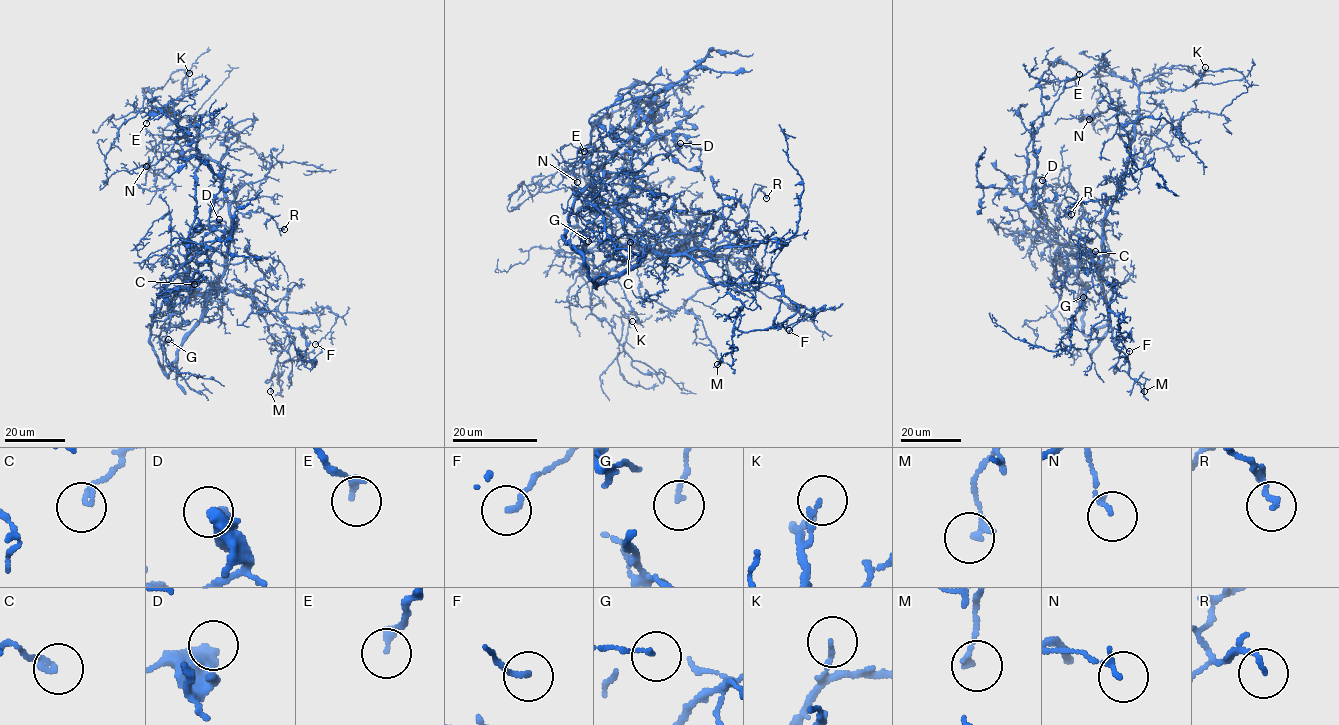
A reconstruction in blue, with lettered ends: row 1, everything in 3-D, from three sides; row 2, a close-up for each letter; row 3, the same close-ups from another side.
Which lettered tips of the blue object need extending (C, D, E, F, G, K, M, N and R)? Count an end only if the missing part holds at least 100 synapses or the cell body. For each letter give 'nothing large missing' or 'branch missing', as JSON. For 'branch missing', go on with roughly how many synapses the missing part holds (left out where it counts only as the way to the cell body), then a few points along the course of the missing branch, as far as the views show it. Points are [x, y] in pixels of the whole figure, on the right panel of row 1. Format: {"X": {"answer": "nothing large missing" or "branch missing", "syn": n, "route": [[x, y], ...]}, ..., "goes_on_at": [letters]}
{"C": {"answer": "nothing large missing"}, "D": {"answer": "nothing large missing"}, "E": {"answer": "nothing large missing"}, "F": {"answer": "nothing large missing"}, "G": {"answer": "nothing large missing"}, "K": {"answer": "nothing large missing"}, "M": {"answer": "nothing large missing"}, "N": {"answer": "nothing large missing"}, "R": {"answer": "nothing large missing"}, "goes_on_at": []}

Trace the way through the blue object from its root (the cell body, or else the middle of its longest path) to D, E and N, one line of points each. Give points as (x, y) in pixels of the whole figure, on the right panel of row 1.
D: (1053, 106), (1026, 148), (1022, 200), (1029, 209), (1035, 207), (1033, 186), (1042, 187), (1042, 180)
E: (1053, 106), (1044, 111), (1039, 84), (1052, 63), (1066, 63), (1079, 74)
N: (1053, 106), (1075, 84), (1075, 76), (1097, 65), (1138, 87), (1134, 120), (1117, 107), (1078, 118), (1089, 119)

